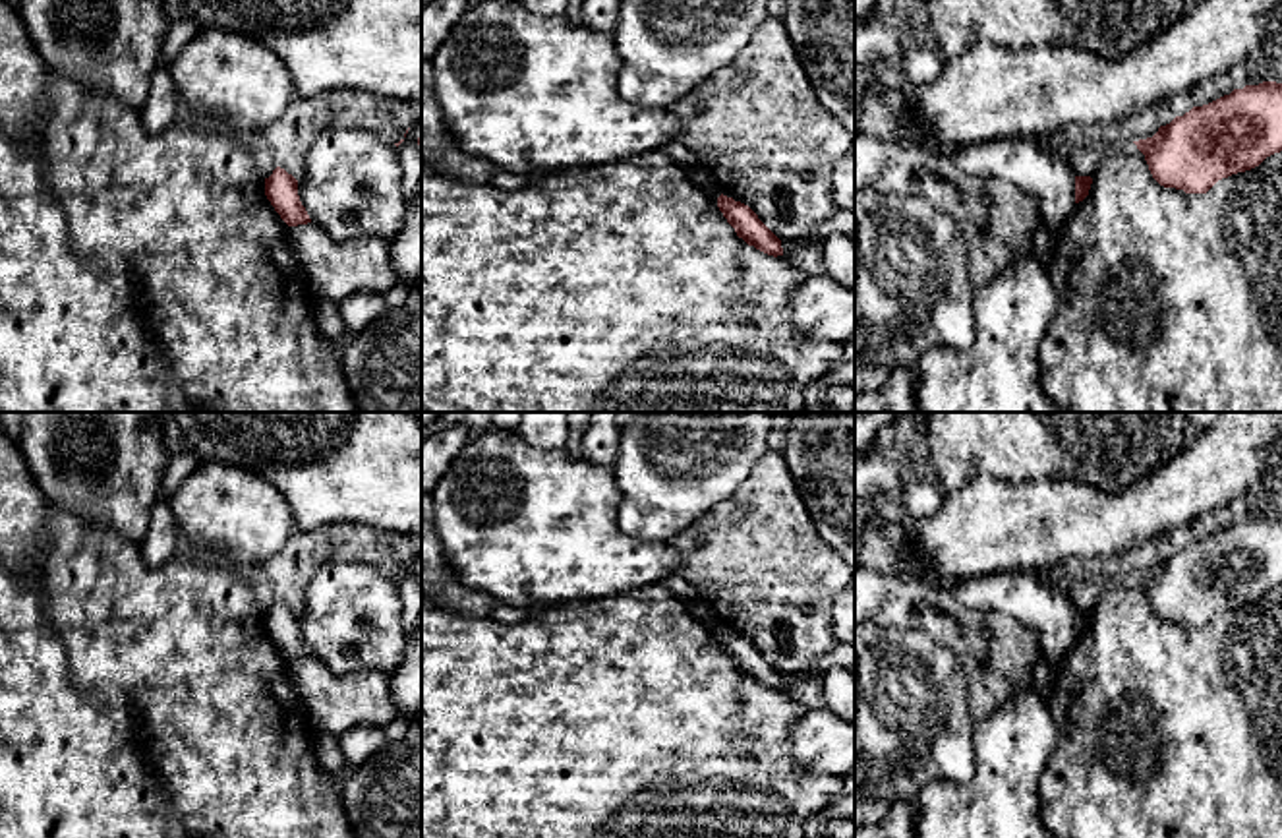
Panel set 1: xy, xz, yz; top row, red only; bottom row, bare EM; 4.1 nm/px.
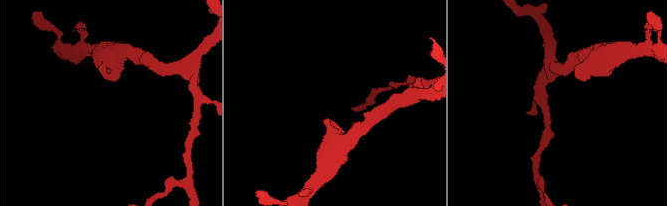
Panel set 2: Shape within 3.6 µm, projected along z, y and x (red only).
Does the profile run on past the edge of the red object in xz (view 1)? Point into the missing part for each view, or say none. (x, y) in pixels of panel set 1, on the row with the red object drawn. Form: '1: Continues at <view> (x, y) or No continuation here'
1: No continuation here

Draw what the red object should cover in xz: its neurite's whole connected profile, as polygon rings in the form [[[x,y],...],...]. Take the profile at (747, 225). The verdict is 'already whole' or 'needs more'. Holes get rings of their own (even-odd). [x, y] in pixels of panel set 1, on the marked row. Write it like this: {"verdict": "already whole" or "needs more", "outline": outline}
{"verdict": "already whole", "outline": [[[721,194],[717,197],[717,207],[727,223],[735,228],[737,236],[748,246],[754,246],[756,250],[773,257],[783,255],[781,240],[758,219],[748,205]]]}

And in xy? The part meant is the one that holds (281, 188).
{"verdict": "already whole", "outline": [[[277,166],[273,174],[265,178],[265,195],[288,226],[311,223],[298,195],[298,180],[284,168]]]}

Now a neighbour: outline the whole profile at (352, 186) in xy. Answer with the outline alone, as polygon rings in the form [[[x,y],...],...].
[[[323,124],[307,151],[298,195],[331,240],[394,238],[408,199],[398,147],[362,128]]]

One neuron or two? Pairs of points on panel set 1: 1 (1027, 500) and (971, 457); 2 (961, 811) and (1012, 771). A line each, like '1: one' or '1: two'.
1: two
2: one

